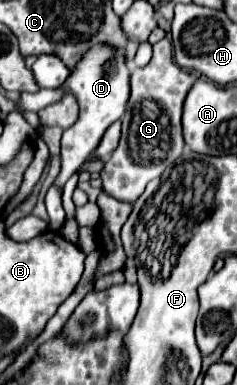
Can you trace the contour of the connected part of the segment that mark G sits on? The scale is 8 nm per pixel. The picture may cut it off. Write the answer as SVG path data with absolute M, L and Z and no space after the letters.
M167 38L153 44L153 58L147 66L135 68L131 72L131 96L123 116L123 134L117 150L105 160L101 170L103 190L121 202L135 202L145 186L159 178L163 170L173 164L183 148L181 132L181 108L189 88L195 84L197 76L187 72L173 62L173 48Z

